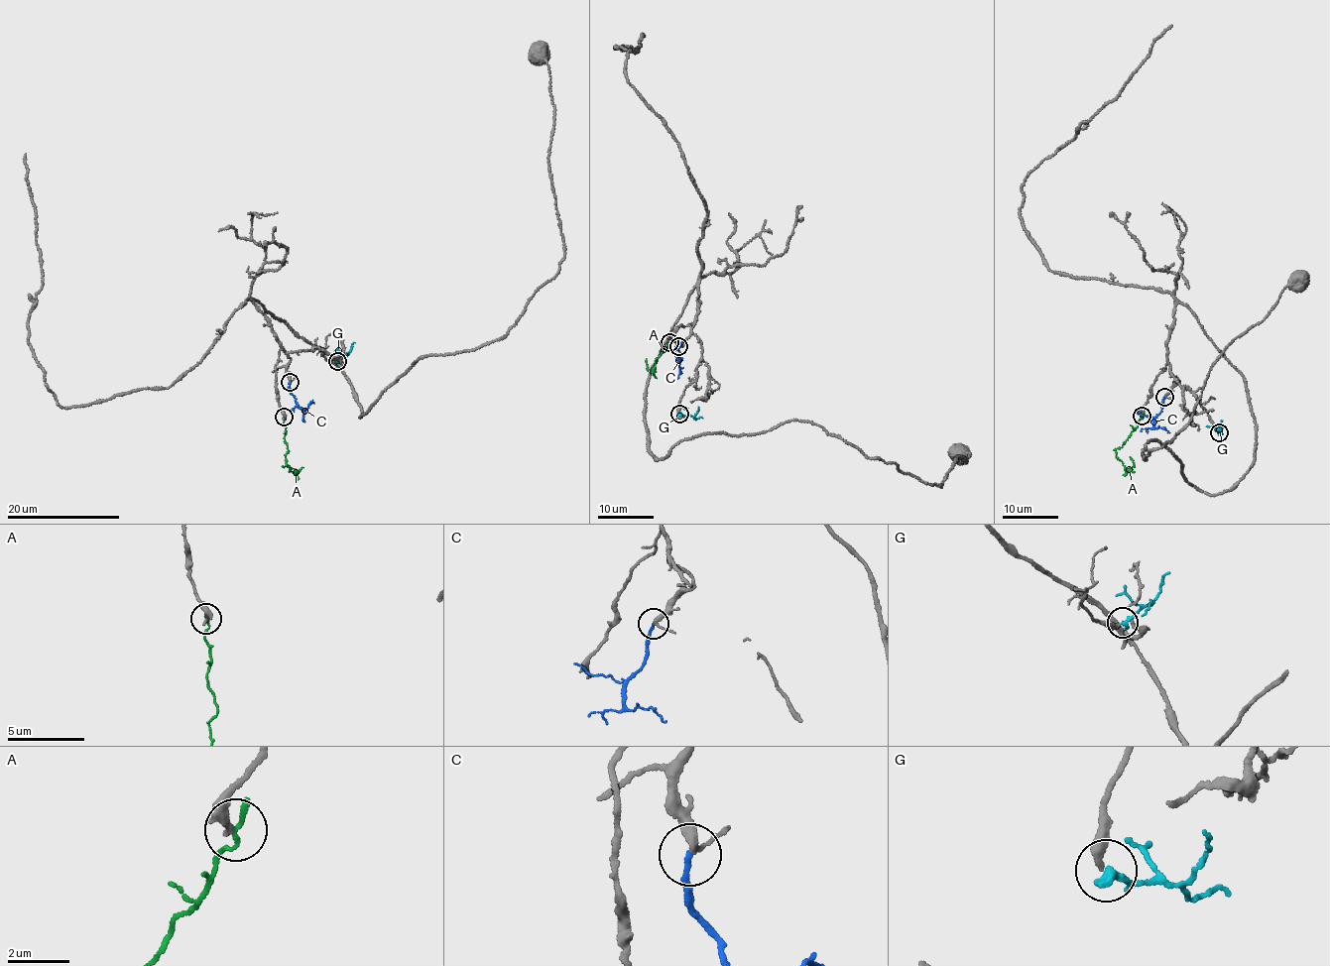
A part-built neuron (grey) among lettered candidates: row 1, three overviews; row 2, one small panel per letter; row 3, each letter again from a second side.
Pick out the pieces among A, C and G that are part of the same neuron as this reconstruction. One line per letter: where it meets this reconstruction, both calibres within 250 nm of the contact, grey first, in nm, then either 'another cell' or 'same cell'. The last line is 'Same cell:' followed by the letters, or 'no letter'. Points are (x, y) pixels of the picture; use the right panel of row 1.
A: contact (1142, 416); calibres 280 and 150 nm; another cell
C: contact (1164, 397); calibres 240 and 170 nm; same cell
G: contact (1219, 432); calibres 320 and 300 nm; same cell
Same cell: C, G

